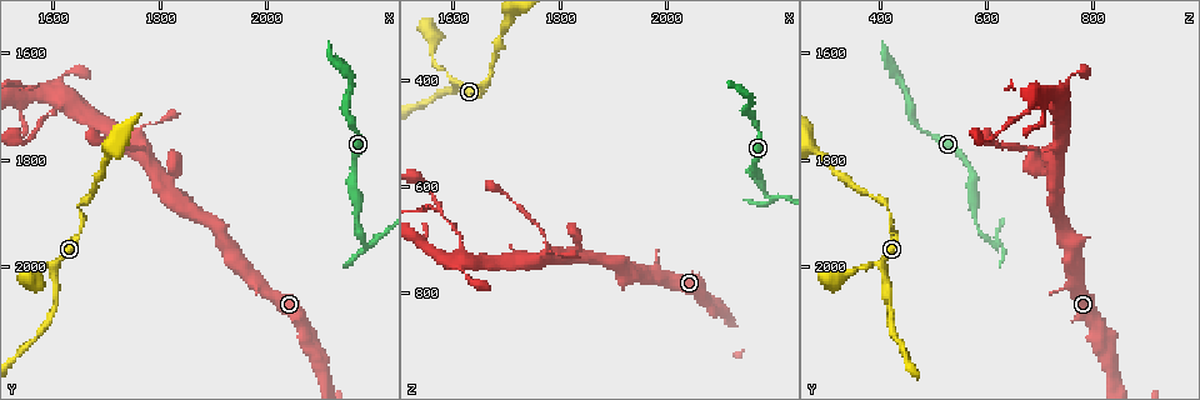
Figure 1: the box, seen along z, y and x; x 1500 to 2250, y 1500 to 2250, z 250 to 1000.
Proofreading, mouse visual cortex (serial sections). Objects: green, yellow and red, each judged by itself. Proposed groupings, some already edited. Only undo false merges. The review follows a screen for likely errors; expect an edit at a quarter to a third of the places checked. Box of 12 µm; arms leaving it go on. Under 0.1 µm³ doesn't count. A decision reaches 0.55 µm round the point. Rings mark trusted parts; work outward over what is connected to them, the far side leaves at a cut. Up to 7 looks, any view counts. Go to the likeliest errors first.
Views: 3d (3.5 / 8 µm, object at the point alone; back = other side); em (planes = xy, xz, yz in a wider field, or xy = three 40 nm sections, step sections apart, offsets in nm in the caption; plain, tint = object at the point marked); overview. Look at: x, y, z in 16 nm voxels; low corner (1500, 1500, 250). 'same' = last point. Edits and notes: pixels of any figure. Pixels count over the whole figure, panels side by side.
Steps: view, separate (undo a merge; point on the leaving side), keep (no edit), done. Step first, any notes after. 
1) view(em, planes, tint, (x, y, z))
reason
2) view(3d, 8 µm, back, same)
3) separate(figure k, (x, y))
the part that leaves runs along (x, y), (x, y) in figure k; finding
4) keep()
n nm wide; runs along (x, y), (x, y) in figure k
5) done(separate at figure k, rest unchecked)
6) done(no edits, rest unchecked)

view(3d, 8 µm, (2190, 1955, 620))
sharp bend

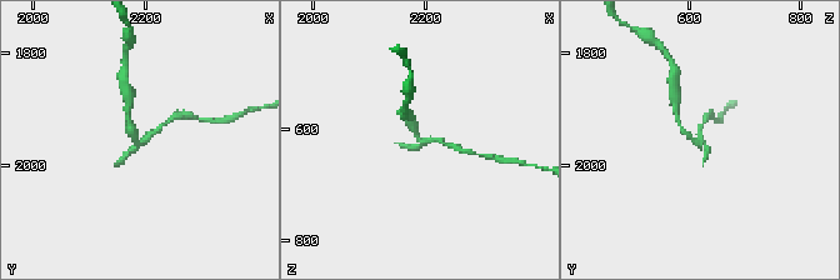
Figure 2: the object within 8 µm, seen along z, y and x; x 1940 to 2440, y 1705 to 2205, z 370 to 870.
view(em, xy, step 3, tint, (2185, 1955, 620))

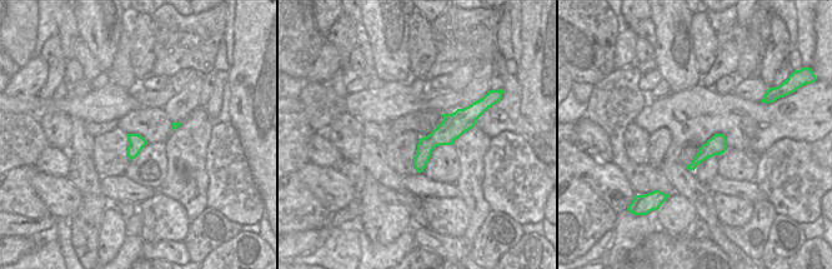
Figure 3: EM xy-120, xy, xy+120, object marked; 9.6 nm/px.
separate(figure 2, (125, 154))
the part that leaves runs along (144, 139), (168, 123), (173, 114) in figure 2; a second cell is stuck on

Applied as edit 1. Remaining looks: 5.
view(overview)

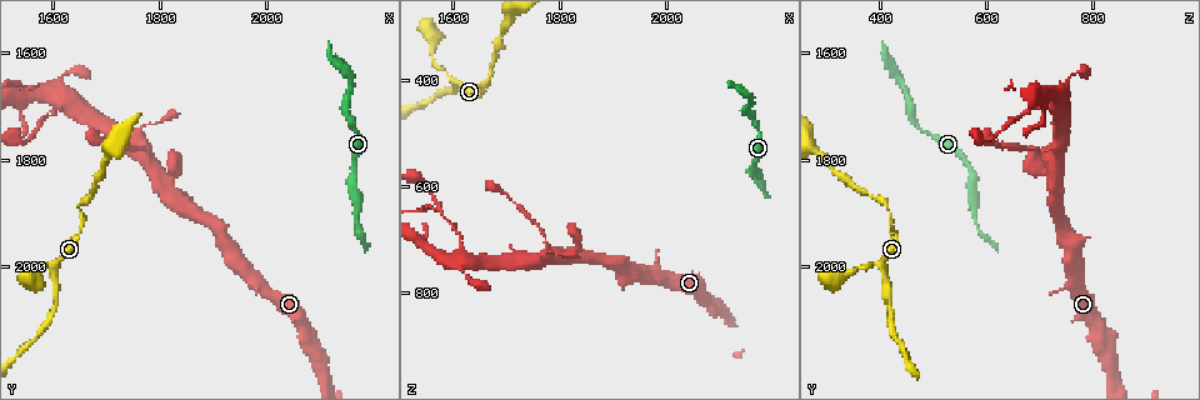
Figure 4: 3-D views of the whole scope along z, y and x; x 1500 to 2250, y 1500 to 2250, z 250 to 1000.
view(3d, 3.5 µm, (1650, 1895, 415))
sharp bend

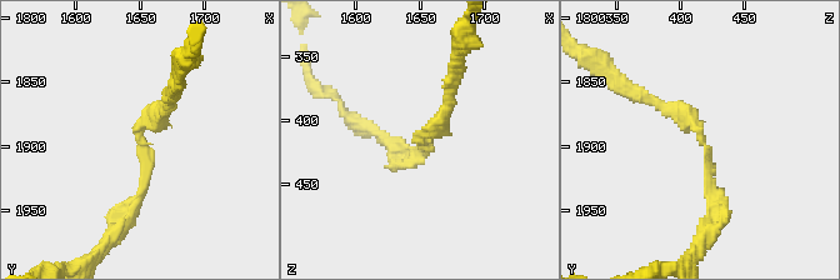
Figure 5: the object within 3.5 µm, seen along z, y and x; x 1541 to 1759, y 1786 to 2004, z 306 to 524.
view(em, xy, step 2, tint, (1654, 1894, 416))
arms of 150, 150 nm

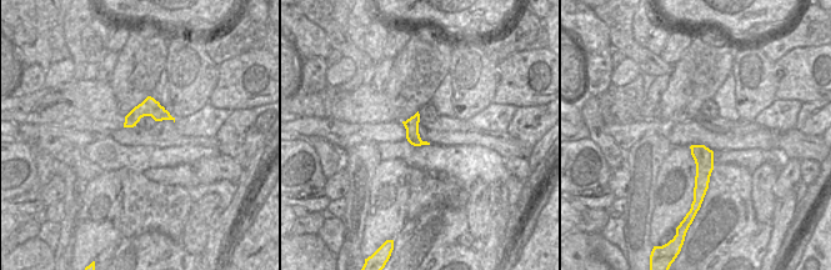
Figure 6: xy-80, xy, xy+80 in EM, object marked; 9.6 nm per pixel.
keep()
runs along (714, 211), (708, 150), (691, 116), (644, 96) in figure 5; continuous, no second cell

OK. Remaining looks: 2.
view(3d, 3.5 µm, (1585, 1995, 380))
narrows sharply

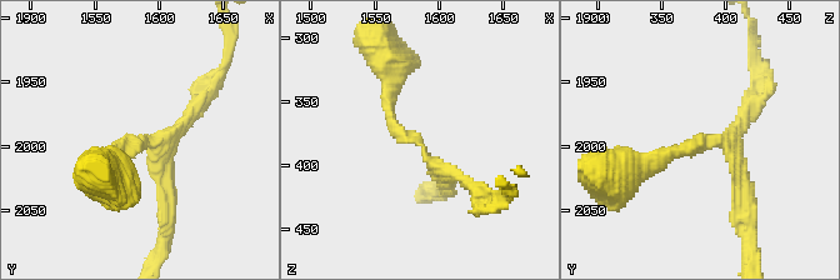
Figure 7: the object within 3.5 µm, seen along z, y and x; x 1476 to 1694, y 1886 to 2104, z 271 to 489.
view(em, xy, step 3, tint, (1580, 1996, 382))
shape alone is not enough

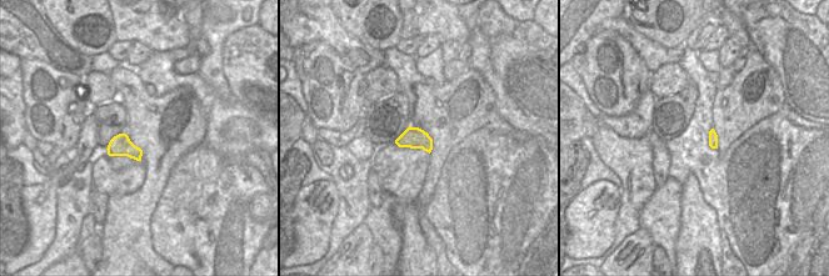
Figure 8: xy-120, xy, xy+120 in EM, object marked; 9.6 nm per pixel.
keep()
arms of 200, 200 nm; runs along (474, 189), (398, 131), (389, 78) in figure 7; one cell here

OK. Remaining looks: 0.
done(separate at figure 2, rest unchecked)

